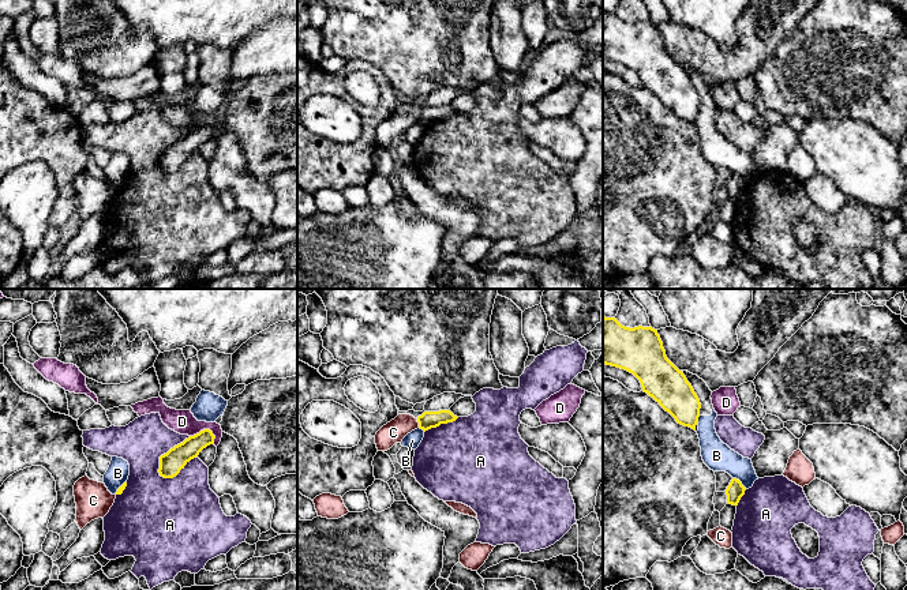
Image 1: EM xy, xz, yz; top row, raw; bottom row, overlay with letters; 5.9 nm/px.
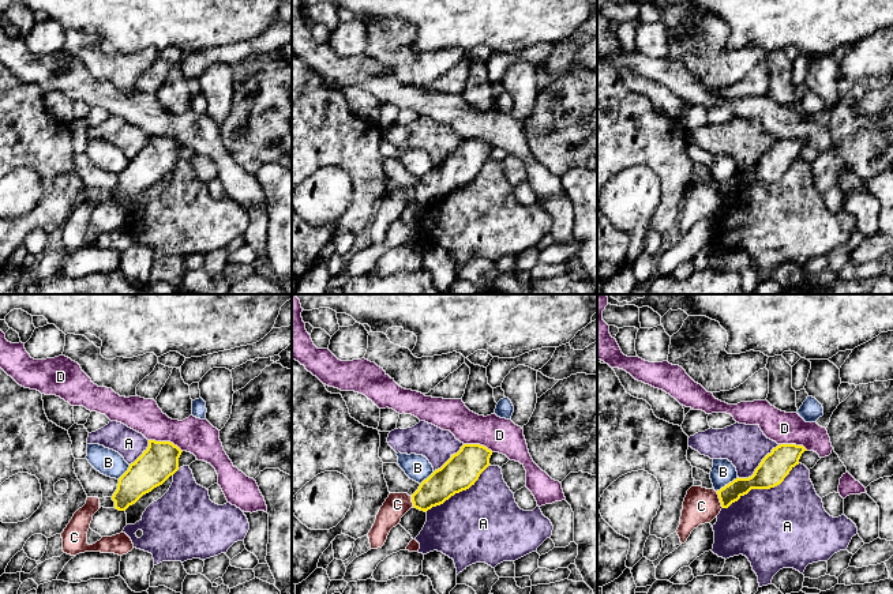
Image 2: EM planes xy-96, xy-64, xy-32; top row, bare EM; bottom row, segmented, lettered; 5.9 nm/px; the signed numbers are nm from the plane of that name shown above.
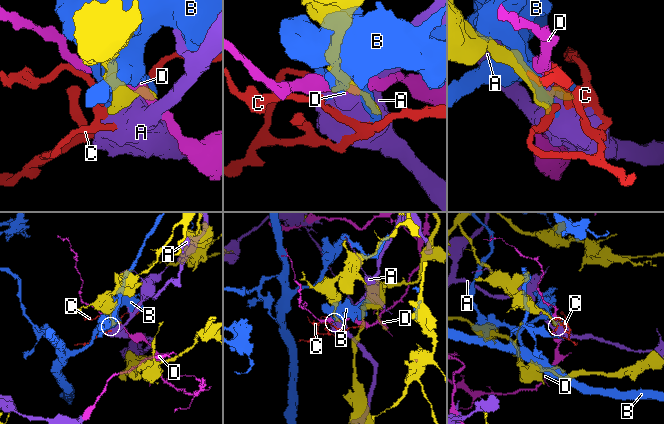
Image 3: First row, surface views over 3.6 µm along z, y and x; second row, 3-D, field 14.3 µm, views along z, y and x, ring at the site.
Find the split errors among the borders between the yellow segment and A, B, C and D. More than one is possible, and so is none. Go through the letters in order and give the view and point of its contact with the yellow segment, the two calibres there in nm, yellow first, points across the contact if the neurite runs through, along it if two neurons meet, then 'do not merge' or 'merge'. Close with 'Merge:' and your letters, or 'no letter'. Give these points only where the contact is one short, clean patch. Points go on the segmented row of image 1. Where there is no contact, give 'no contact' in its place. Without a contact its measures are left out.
A: meets yellow in xy at (164, 454); 140 nm thick on the yellow side, 280 nm on the other; do not merge
B: meets yellow in yz at (739, 481); 100 nm thick on the yellow side, 170 nm on the other; do not merge
C: meets yellow in xz at (418, 421); 100 nm thick on the yellow side, 130 nm on the other; border along xz (416, 418), (419, 427); do not merge
D: meets yellow in xy at (203, 429); 140 nm thick on the yellow side, 140 nm on the other; do not merge
Merge: no letter

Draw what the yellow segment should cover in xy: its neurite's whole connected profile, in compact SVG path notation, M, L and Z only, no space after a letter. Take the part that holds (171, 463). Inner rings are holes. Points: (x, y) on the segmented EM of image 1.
M203 429L199 433L190 436L183 443L170 448L160 456L158 473L164 478L176 477L181 469L199 452L210 444L214 444L215 436L210 429Z

